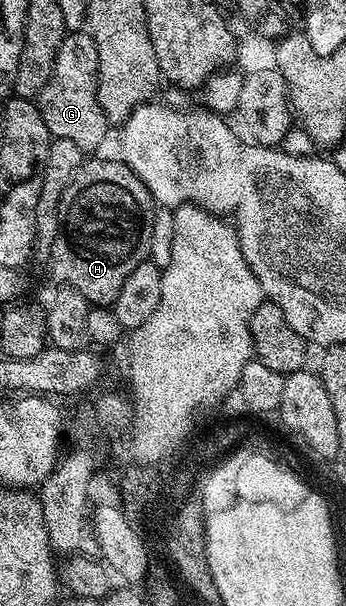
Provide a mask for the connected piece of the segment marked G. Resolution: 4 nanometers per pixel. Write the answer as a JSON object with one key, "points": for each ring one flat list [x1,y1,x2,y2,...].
{"points":[[67,31,56,54,56,66,52,66,52,78,48,78,48,86,44,86,36,103,44,118,44,126,48,126,53,139,76,142,76,146,80,146,86,154,93,153,90,152,93,148,101,146,108,121,98,97,96,42,89,31]]}

